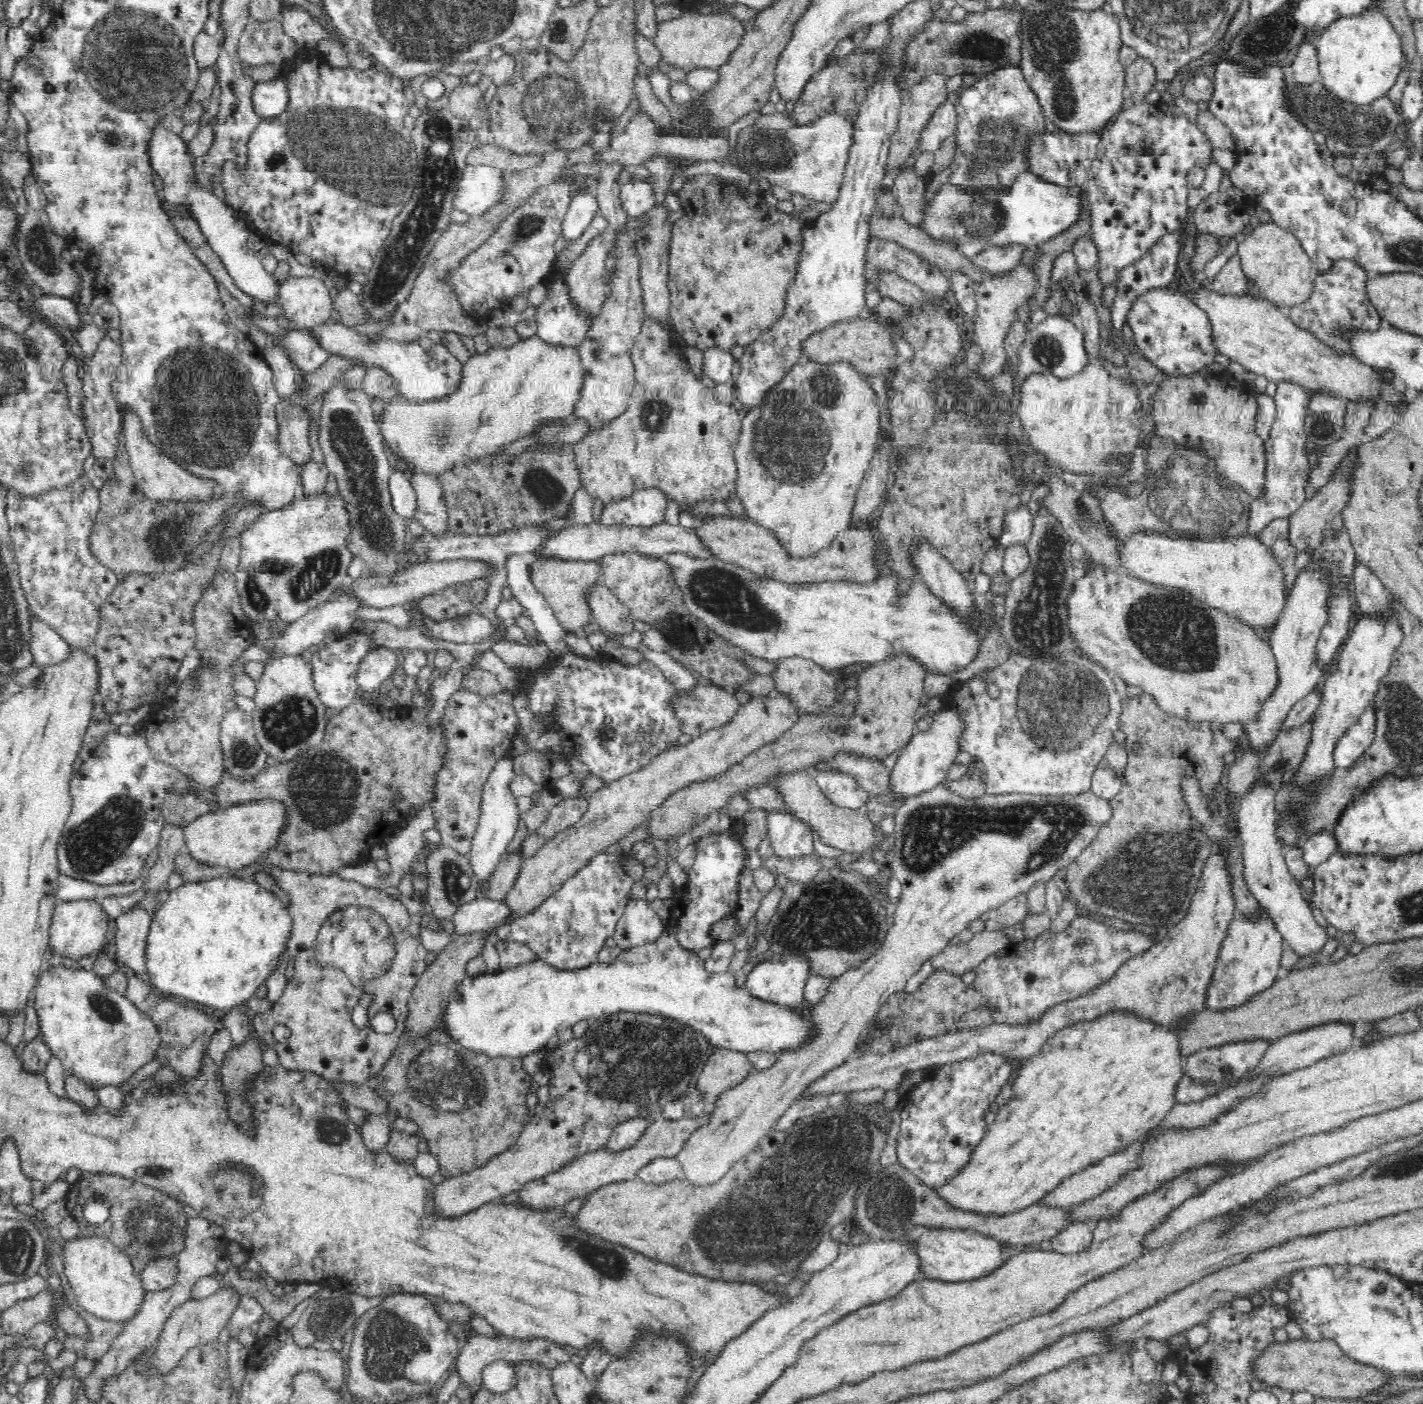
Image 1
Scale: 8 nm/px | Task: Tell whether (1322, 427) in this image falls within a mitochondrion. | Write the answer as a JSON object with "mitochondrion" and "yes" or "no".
{"mitochondrion":"yes"}

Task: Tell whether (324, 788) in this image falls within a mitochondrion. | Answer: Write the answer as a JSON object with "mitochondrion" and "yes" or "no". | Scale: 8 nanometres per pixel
{"mitochondrion":"yes"}

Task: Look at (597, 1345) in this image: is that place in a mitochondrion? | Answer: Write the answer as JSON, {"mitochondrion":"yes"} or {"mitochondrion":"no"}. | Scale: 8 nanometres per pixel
{"mitochondrion":"no"}

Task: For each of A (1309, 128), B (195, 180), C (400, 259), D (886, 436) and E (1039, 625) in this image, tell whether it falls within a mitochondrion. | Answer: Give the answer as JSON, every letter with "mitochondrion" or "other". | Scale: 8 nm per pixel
{"A":"mitochondrion","B":"other","C":"mitochondrion","D":"other","E":"mitochondrion"}

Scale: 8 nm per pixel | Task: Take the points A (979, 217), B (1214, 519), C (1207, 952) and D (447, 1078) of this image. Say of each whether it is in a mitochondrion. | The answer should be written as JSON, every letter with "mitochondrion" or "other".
{"A":"mitochondrion","B":"mitochondrion","C":"other","D":"mitochondrion"}

